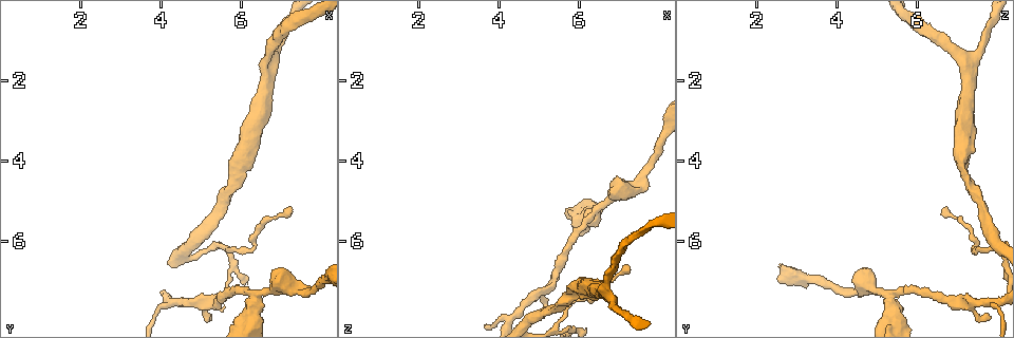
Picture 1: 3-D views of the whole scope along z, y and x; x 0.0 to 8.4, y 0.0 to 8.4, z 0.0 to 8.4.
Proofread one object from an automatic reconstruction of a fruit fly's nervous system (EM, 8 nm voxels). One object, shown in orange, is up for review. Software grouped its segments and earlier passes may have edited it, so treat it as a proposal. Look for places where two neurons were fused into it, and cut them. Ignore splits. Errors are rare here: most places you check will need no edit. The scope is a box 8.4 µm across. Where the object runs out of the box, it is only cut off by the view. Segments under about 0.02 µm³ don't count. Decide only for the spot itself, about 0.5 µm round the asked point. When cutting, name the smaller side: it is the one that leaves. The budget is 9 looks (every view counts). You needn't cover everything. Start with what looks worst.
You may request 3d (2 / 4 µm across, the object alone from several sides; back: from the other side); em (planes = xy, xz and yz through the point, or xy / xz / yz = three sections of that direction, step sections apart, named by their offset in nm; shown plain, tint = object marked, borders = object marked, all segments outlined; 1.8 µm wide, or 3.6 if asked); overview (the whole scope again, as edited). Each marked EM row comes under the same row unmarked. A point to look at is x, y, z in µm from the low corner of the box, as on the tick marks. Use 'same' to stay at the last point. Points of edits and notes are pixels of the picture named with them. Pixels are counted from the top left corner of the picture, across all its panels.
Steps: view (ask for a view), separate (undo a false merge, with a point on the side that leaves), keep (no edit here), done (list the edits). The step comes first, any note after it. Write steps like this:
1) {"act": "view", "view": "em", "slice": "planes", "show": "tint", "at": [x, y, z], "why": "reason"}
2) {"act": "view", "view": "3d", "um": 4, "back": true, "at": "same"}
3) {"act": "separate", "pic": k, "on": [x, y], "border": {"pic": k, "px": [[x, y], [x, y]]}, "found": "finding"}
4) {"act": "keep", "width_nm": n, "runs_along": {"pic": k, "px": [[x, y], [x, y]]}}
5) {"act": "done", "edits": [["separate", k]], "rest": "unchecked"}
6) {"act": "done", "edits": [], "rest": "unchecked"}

{"act": "view", "view": "3d", "um": 2, "at": [6.40, 7.35, 5.20]}

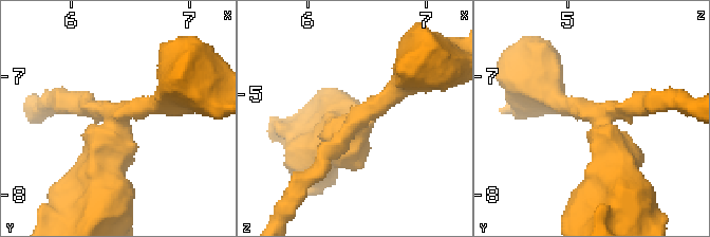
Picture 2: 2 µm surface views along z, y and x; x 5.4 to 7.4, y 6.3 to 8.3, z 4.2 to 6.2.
{"act": "view", "view": "em", "slice": "planes", "show": "tint", "at": [6.40, 7.32, 5.20], "arms": 3, "arm_widths_nm": [180, 380, 420], "why": "now the EM"}

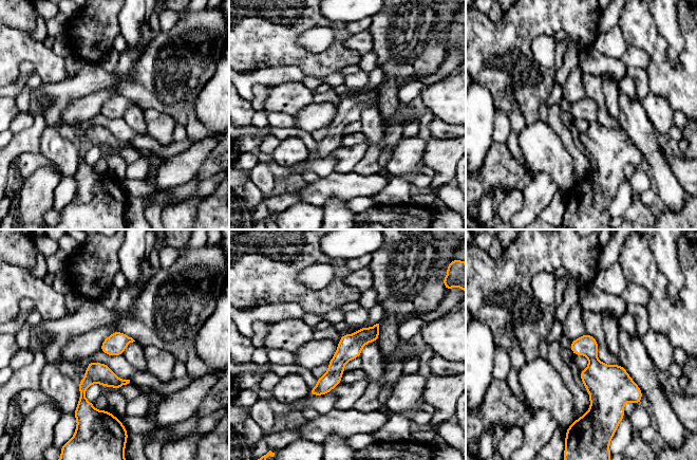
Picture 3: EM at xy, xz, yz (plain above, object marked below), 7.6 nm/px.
{"act": "separate", "pic": 3, "on": [608, 385], "width_nm": 160, "found": "two neurons meet here"}

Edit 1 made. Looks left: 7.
{"act": "view", "view": "overview"}

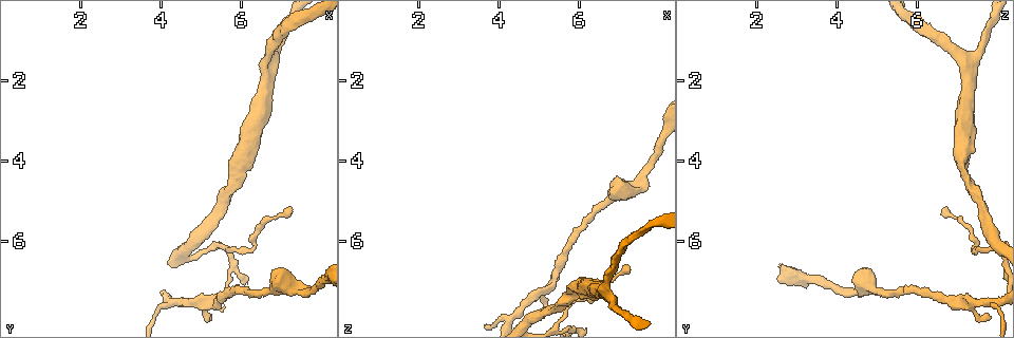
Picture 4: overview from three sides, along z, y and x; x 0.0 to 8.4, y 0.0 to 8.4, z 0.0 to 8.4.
{"act": "view", "view": "3d", "um": 2, "at": [6.10, 6.25, 7.40], "why": "abrupt turn"}

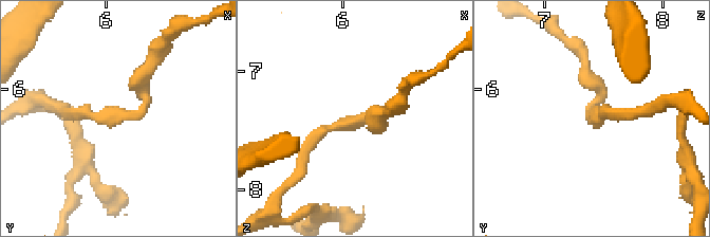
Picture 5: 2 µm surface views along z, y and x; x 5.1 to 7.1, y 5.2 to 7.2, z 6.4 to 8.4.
{"act": "view", "view": "em", "slice": "yz", "step": 4, "show": "tint", "at": [6.08, 6.28, 7.48]}

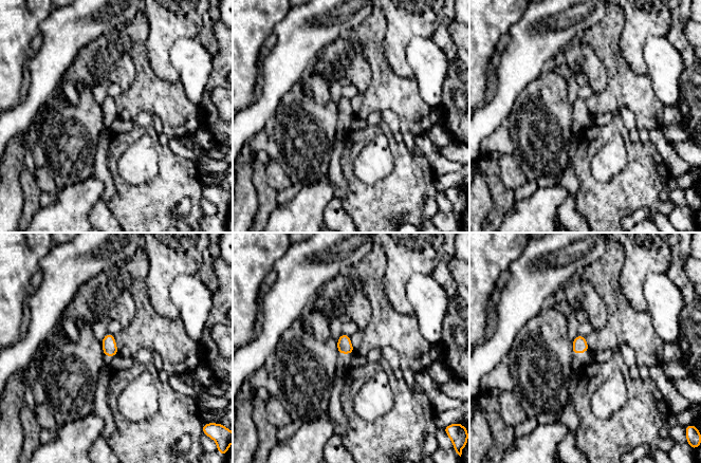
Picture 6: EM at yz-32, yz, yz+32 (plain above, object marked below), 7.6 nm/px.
{"act": "keep", "found": "all the same neuron"}

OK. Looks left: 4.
{"act": "view", "view": "3d", "um": 2, "at": [4.30, 7.55, 7.95]}

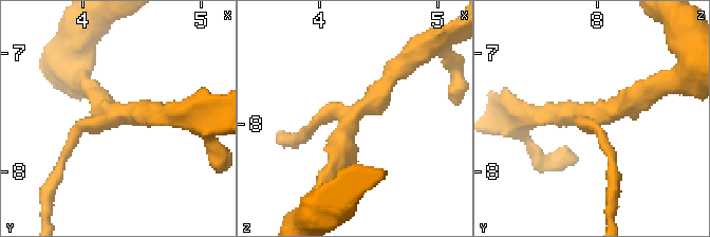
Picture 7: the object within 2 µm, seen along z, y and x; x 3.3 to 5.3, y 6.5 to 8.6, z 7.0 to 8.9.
{"act": "view", "view": "em", "slice": "planes", "show": "tint", "at": [4.24, 7.54, 7.94]}

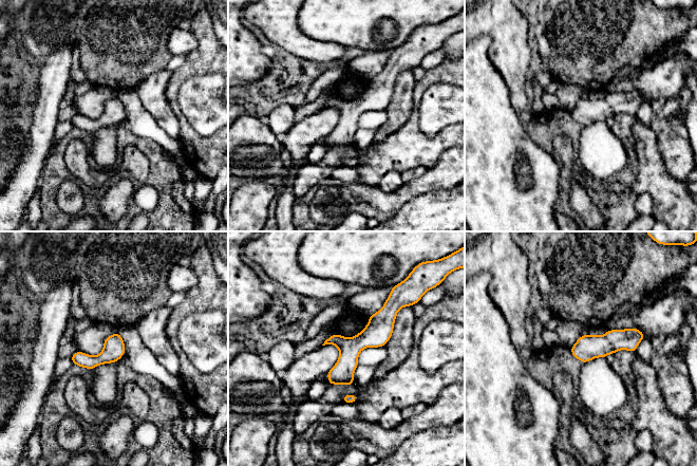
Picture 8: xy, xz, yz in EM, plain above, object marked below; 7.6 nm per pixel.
{"act": "keep", "runs_along": {"pic": 8, "px": [[395, 310], [331, 381]]}, "found": "all the same neuron"}

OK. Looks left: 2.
{"act": "view", "view": "em", "slice": "planes", "show": "tint", "at": [6.55, 1.90, 7.30], "why": "branch point"}

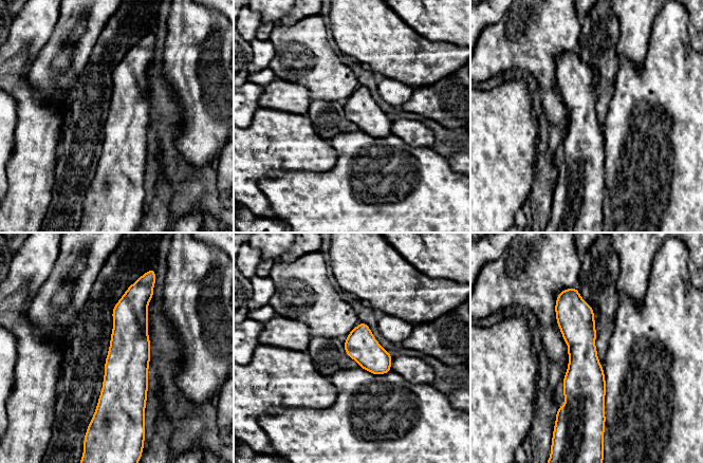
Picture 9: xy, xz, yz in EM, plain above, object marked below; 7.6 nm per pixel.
{"act": "keep", "found": "one neuron here"}

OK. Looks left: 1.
{"act": "done", "edits": [["separate", 3]], "rest": "unchecked"}

